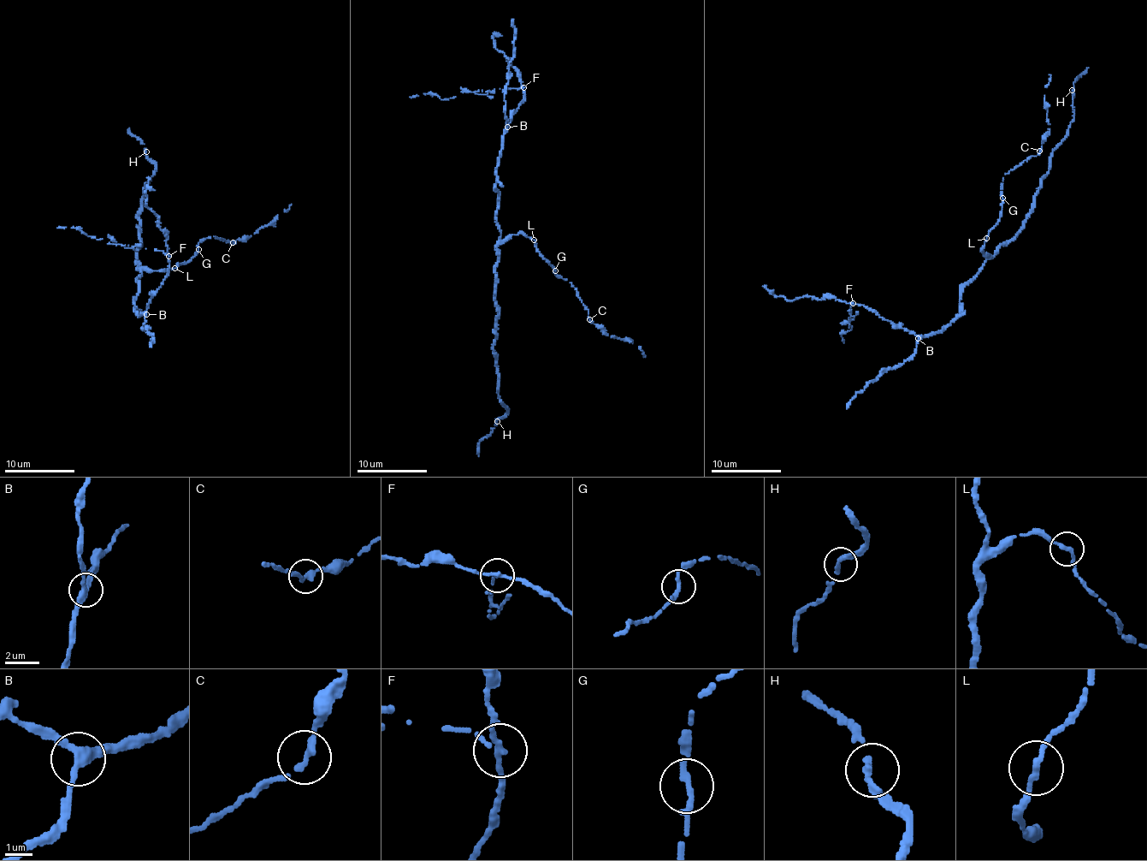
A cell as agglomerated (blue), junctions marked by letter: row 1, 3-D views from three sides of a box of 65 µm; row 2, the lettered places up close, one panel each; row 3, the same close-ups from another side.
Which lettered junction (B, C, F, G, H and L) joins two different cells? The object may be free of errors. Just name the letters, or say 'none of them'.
F

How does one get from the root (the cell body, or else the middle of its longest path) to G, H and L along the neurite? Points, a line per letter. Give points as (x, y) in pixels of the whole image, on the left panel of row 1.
G: (137, 280), (142, 270), (176, 268), (176, 264), (192, 259), (198, 249)
H: (137, 280), (142, 275), (136, 260), (140, 246), (138, 215), (144, 185), (155, 169), (146, 151)
L: (137, 280), (142, 270), (174, 268)

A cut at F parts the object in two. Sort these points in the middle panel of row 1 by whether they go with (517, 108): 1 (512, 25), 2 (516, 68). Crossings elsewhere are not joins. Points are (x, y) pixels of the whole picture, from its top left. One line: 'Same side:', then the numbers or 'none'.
Same side: 1

